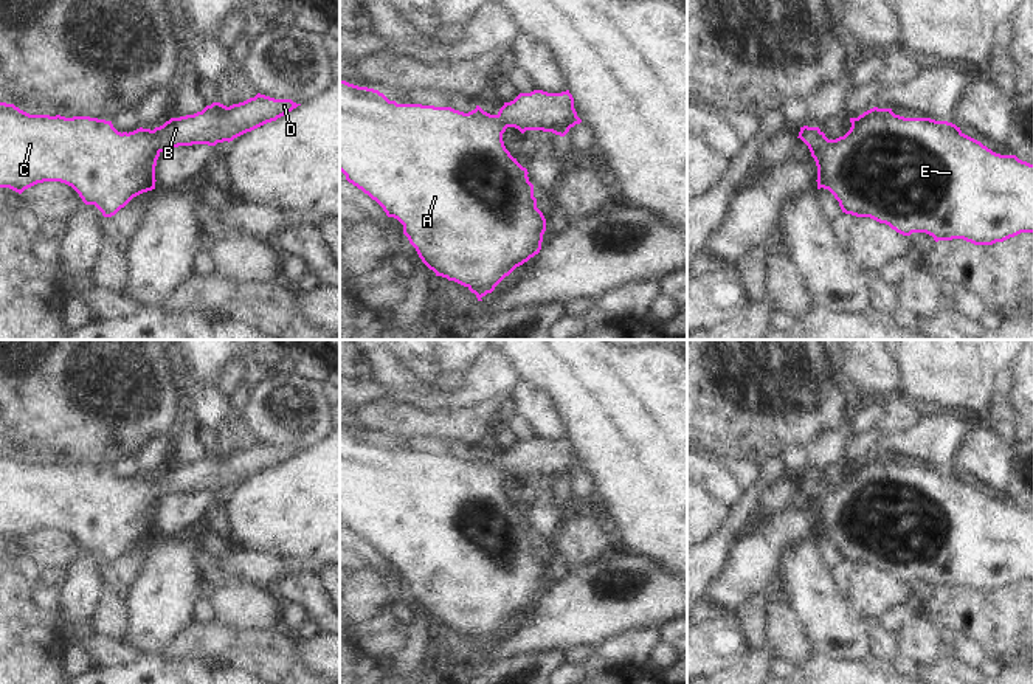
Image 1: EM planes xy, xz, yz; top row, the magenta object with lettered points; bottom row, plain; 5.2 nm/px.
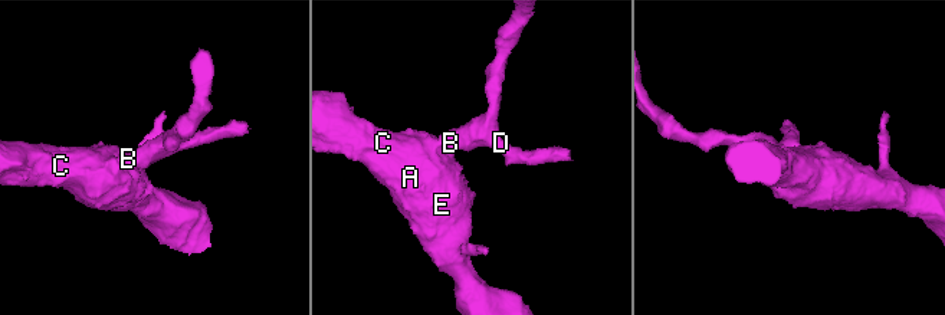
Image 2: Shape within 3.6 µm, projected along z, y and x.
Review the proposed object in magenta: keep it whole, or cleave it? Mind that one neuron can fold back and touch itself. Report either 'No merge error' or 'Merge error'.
No merge error

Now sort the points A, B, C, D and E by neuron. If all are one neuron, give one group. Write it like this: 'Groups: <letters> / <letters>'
Groups: A B C D E

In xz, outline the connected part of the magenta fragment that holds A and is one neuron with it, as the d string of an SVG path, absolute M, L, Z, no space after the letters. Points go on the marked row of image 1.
M340 79L340 171L349 183L375 200L388 217L403 225L403 234L436 276L467 287L482 301L516 267L540 253L546 231L546 219L537 208L529 172L506 149L503 133L507 127L515 127L521 133L543 130L565 136L580 123L569 90L520 93L513 101L504 102L496 115L490 115L479 105L464 113L451 107L397 104L378 90Z

